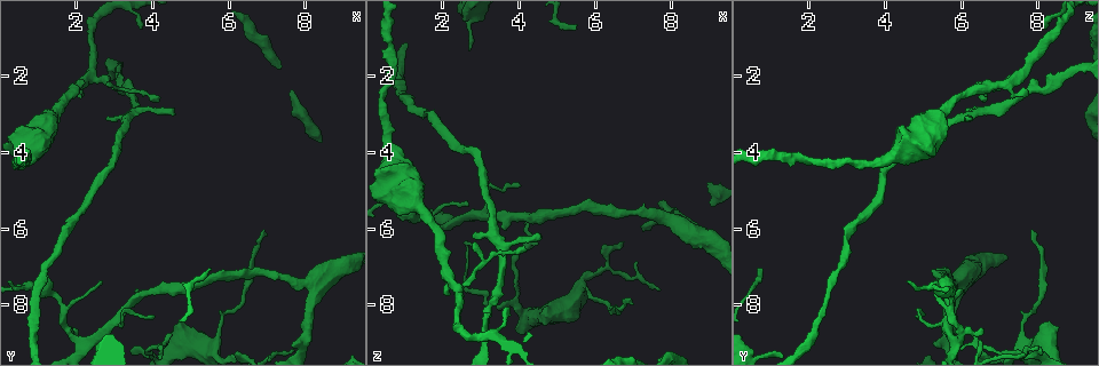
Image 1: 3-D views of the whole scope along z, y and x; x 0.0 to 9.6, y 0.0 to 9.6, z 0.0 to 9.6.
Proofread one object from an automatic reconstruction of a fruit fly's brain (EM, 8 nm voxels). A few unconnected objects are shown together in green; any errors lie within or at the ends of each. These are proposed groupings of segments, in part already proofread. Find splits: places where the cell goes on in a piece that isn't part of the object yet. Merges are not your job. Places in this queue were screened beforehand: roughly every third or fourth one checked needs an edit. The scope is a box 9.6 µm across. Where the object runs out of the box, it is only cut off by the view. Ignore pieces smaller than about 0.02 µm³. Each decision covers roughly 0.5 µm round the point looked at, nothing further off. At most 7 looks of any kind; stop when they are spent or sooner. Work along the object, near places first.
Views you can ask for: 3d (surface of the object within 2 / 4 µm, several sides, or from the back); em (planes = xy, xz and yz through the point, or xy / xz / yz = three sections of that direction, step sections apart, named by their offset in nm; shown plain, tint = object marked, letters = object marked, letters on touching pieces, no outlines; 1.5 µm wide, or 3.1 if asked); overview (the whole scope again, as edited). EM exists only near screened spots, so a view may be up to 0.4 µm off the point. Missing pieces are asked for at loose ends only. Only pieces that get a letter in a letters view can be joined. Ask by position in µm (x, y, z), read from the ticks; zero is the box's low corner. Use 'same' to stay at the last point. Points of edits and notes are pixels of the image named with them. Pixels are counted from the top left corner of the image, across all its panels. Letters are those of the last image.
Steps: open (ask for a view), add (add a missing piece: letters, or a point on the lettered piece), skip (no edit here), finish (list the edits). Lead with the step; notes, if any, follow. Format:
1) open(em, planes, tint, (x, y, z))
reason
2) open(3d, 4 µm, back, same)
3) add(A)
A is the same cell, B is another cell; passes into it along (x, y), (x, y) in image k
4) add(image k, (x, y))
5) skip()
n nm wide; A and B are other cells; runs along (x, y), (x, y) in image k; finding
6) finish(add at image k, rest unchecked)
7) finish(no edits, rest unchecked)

open(3d, 2 µm, (6.90, 6.00, 7.80))
free end

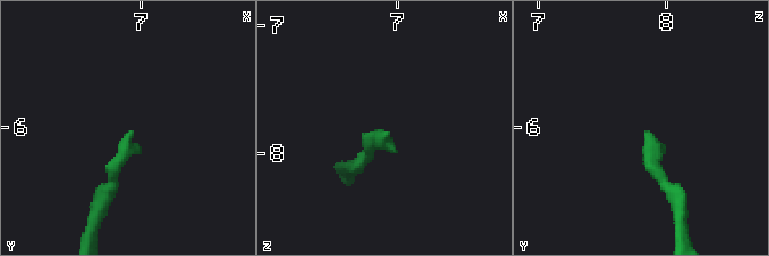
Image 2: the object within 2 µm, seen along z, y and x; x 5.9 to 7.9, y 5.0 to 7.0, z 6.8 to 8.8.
open(em, planes, letters, (6.94, 6.04, 7.84))

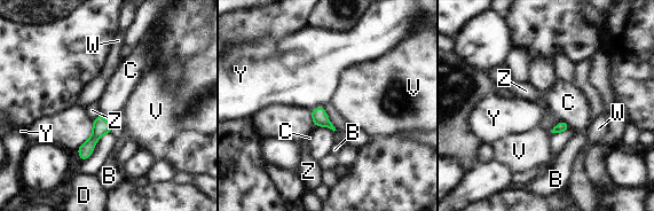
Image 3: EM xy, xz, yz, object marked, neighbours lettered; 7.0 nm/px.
skip()
B, C, D, V, W, Y and Z are other cells; border along (314, 125), (329, 127), (333, 131) in image 3; none of them fits

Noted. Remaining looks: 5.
open(3d, 4 µm, (4.55, 2.90, 6.30))
an open end

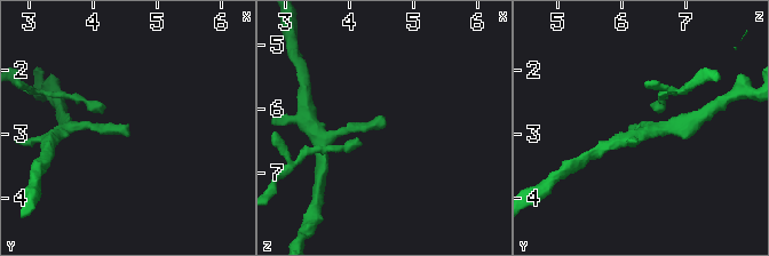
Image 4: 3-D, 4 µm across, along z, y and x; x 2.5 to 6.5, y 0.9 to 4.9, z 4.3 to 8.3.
open(em, planes, letters, (4.60, 2.90, 6.25))

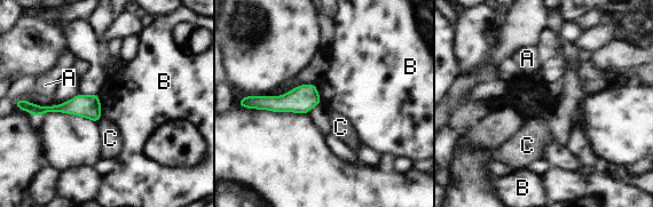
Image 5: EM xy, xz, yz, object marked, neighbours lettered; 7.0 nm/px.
skip()
A, B and C are other cells; border along (96, 94), (102, 117) in image 5; none of them fits

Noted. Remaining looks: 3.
open(3d, 2 µm, (3.70, 0.70, 8.15))
tapers out

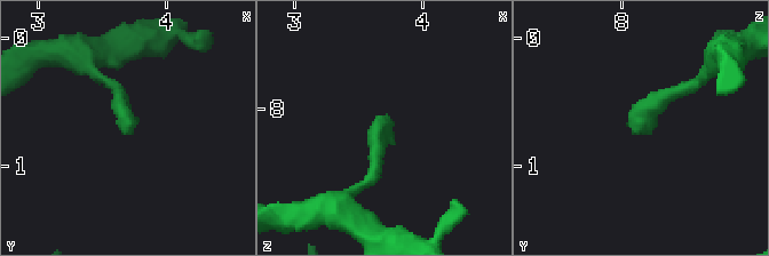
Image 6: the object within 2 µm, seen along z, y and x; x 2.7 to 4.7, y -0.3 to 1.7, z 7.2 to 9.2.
open(em, planes, letters, (3.72, 0.76, 8.08))
now the EM

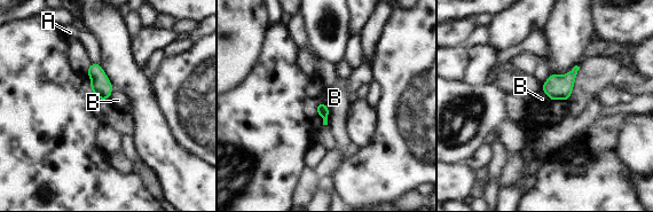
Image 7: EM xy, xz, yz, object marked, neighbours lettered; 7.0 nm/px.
skip()
90 nm wide; A and B are other cells; no lettered piece goes on from it

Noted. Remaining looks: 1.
finish(no edits, rest unchecked)

